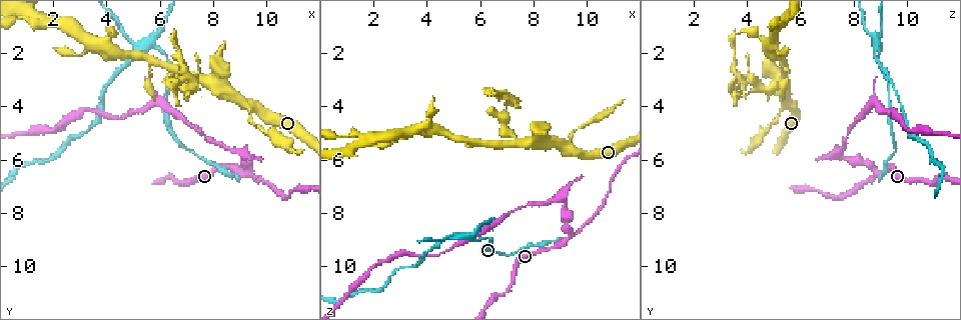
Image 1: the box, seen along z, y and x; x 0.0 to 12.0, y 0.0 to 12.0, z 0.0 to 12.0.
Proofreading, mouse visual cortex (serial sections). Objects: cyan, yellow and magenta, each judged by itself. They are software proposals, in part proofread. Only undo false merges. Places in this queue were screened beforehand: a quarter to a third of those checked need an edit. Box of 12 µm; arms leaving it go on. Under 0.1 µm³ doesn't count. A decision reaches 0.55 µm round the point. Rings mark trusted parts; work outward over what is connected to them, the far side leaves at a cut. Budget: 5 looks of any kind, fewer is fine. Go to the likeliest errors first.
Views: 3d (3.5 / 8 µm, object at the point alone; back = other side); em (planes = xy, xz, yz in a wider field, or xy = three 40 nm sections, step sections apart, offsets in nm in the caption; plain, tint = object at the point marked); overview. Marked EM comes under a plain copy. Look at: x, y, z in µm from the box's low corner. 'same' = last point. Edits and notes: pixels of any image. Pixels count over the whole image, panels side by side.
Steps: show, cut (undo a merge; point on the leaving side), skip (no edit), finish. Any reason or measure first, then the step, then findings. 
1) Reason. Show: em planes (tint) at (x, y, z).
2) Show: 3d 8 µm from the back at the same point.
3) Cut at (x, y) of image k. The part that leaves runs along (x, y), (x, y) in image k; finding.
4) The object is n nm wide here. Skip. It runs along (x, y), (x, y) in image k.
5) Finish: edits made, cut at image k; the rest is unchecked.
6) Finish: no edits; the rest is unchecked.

Abrupt turn. Show: 3d 3.5 µm at (5.6, 1.7, 8.9).

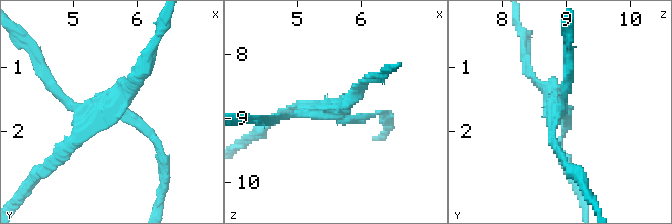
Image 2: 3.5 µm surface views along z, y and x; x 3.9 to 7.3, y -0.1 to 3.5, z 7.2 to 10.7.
4 arms meet here; the arms are 100, 150, 150, 150 nm wide; now the EM. Show: em planes (tint) at (5.55, 1.70, 8.85).

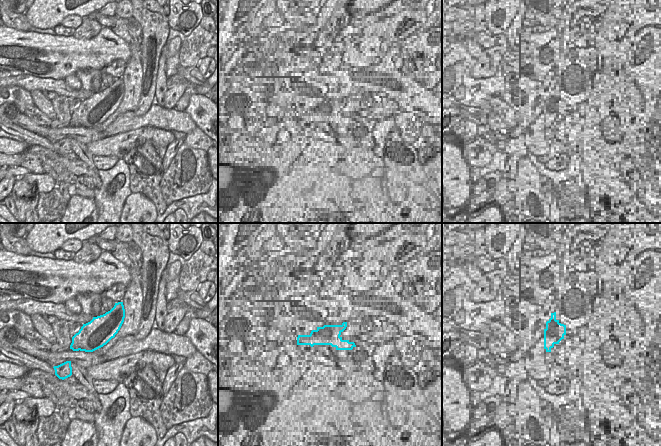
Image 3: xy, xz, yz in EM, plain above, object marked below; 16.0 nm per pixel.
Cut at (62, 146) of image 2. The part that leaves runs along (111, 109), (83, 127), (40, 170) in image 2; a second cell is stuck on.

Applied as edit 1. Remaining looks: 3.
See it whole again. Show: overview.

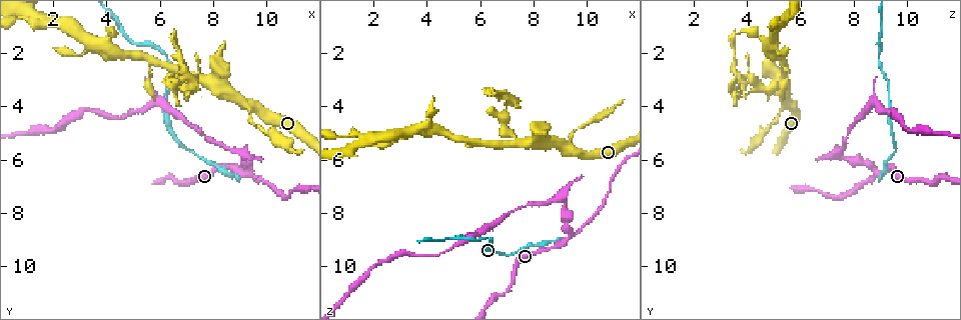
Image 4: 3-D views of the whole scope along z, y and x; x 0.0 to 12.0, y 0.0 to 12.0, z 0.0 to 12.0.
Abrupt turn. Show: 3d 3.5 µm at (9.4, 6.4, 8.8).

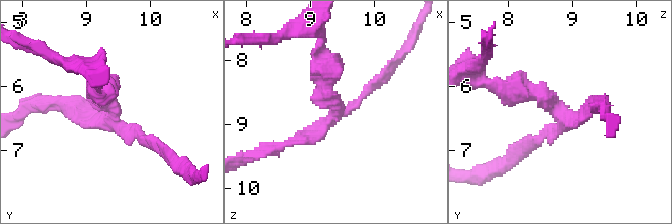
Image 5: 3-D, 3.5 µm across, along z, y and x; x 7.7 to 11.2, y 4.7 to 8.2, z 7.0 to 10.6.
Now the EM. Show: em xy step 2 (tint) at (9.35, 6.50, 8.85).

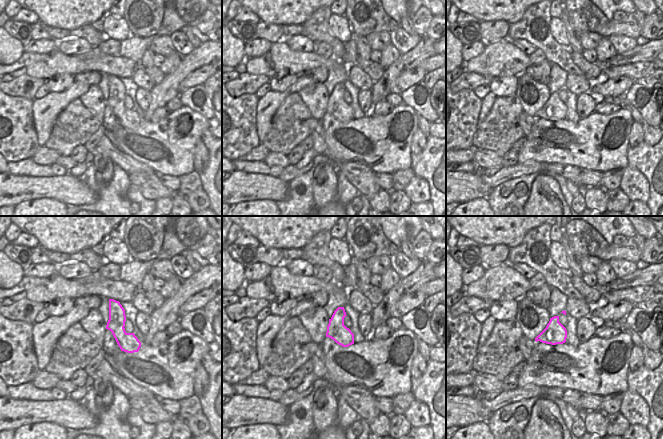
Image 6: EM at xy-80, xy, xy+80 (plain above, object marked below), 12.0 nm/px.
The object is 240 nm wide here. Cut at (529, 85) of image 5. The part that leaves runs along (556, 106), (479, 78) in image 5; two cells meet here.

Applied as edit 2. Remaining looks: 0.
Finish: edits made, cut at image 2, cut at image 5; the rest is unchecked.

